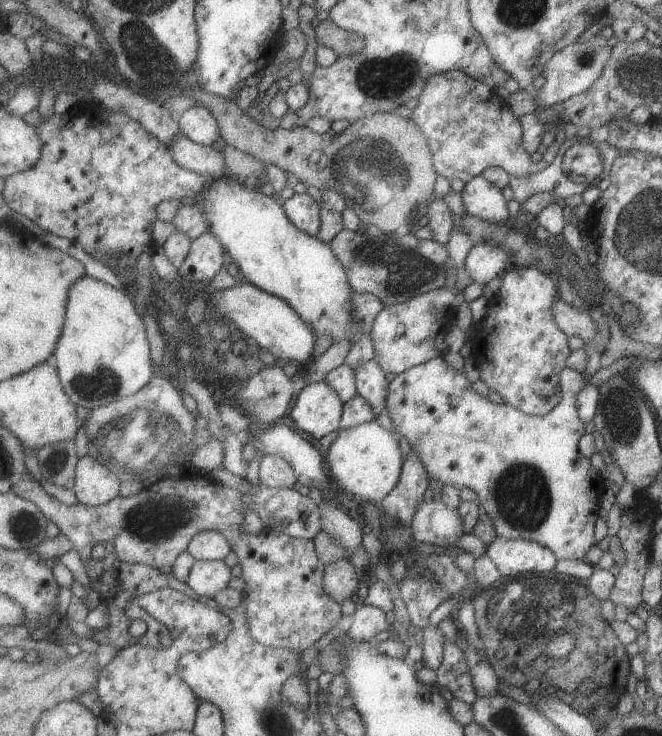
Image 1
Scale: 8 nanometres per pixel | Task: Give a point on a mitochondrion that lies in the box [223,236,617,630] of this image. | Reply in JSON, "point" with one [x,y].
{"point":[521,493]}

